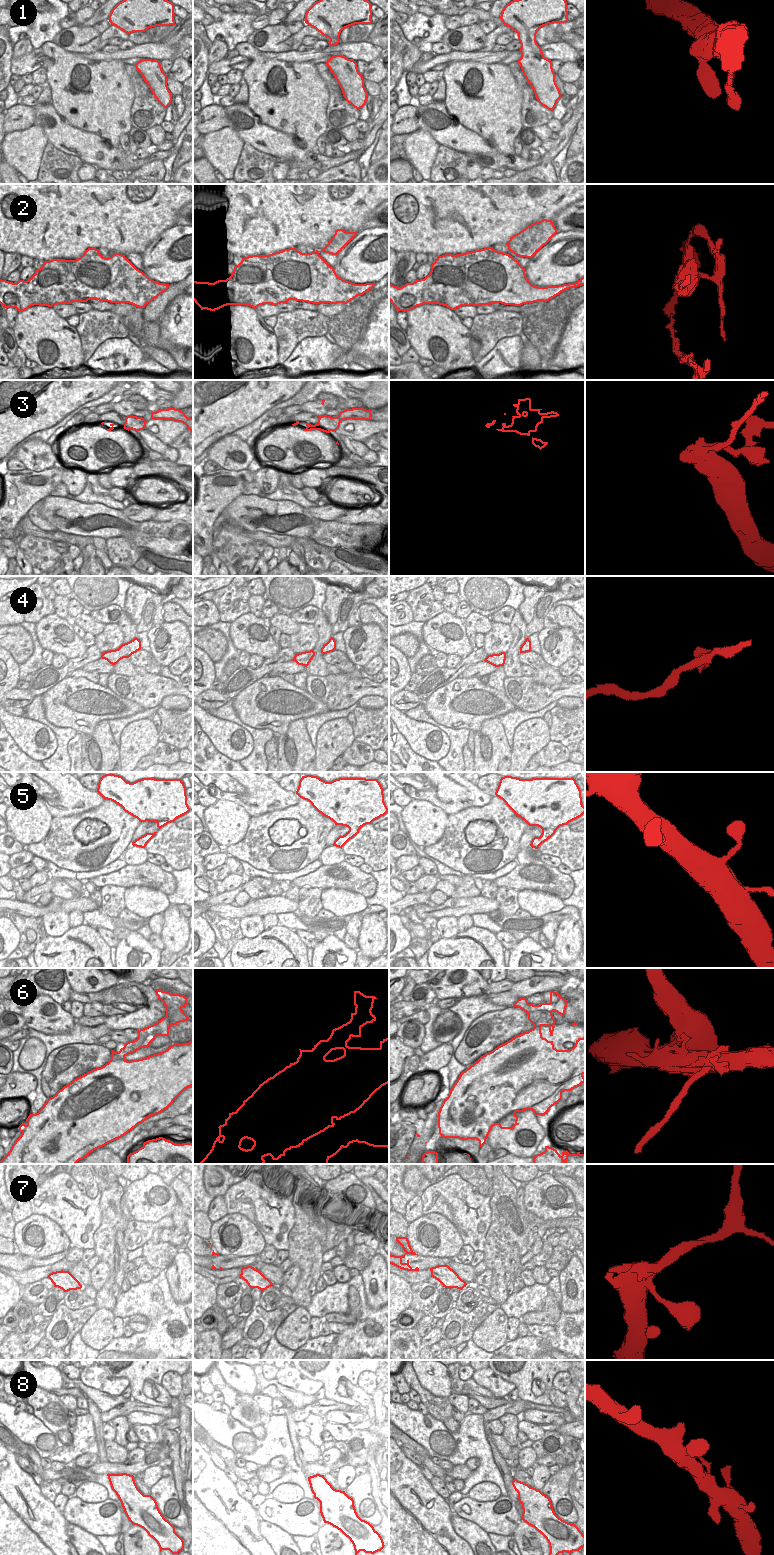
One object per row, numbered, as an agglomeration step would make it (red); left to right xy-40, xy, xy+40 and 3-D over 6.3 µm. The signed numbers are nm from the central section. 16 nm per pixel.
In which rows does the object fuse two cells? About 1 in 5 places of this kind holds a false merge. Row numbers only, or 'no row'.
3, 7.

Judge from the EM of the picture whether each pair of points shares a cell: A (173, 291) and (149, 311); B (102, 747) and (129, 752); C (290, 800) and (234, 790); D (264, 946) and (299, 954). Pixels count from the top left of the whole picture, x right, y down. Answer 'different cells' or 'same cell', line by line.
A: same cell
B: different cells
C: same cell
D: same cell

